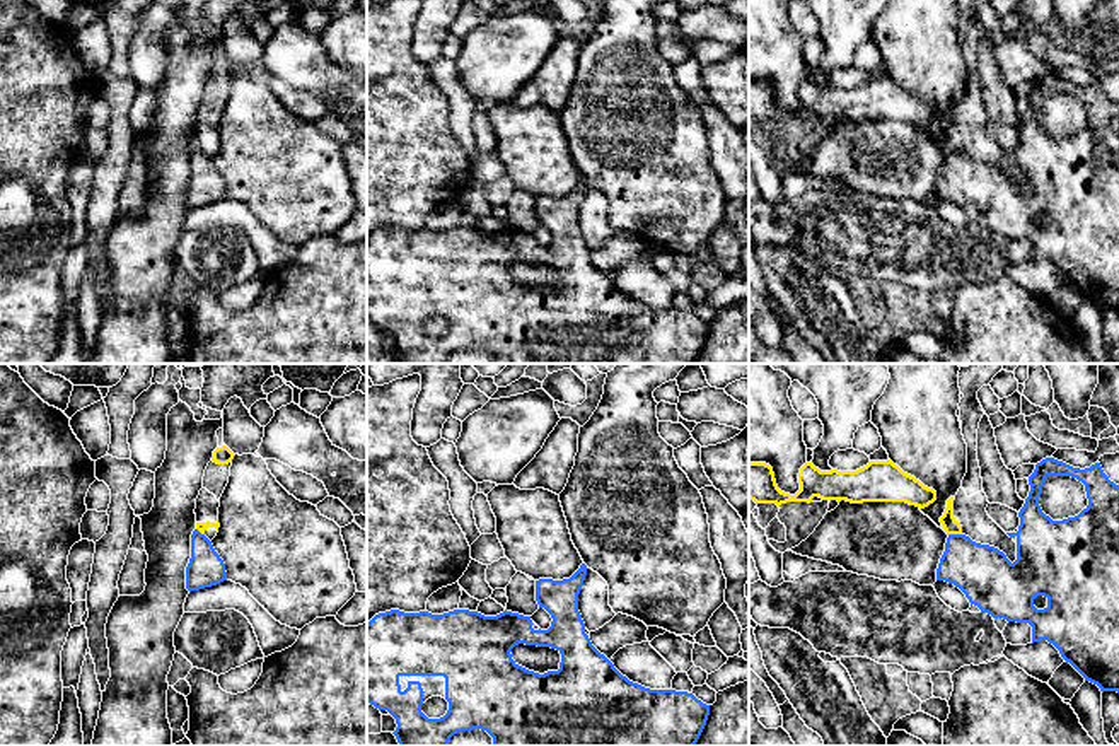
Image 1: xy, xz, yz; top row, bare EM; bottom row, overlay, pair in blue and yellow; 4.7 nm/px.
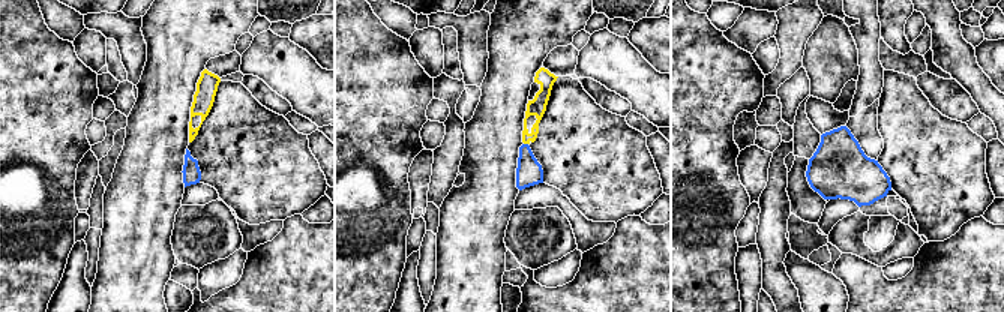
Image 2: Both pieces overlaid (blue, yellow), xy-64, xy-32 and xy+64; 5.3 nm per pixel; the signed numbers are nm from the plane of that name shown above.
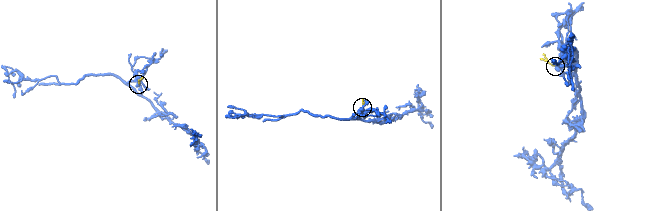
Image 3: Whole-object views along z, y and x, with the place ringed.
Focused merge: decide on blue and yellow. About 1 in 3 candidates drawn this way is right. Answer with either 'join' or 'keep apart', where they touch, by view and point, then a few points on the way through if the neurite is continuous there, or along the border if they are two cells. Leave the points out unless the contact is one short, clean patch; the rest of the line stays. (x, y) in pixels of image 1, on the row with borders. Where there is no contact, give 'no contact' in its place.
keep apart | yz (956, 535) | along yz (949, 533), (961, 535)

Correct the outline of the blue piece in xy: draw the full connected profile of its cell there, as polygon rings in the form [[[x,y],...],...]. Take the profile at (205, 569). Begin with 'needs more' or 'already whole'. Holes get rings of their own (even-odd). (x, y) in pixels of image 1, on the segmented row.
already whole; [[[198,529],[191,534],[191,558],[186,567],[186,589],[200,591],[227,580],[225,563],[212,541]]]

